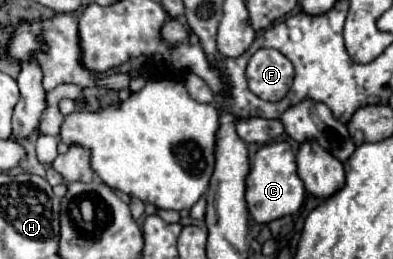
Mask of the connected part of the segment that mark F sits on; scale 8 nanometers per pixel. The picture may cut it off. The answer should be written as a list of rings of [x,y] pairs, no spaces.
[[[258,49],[248,61],[248,87],[264,101],[284,99],[292,79],[294,67],[278,49]]]

